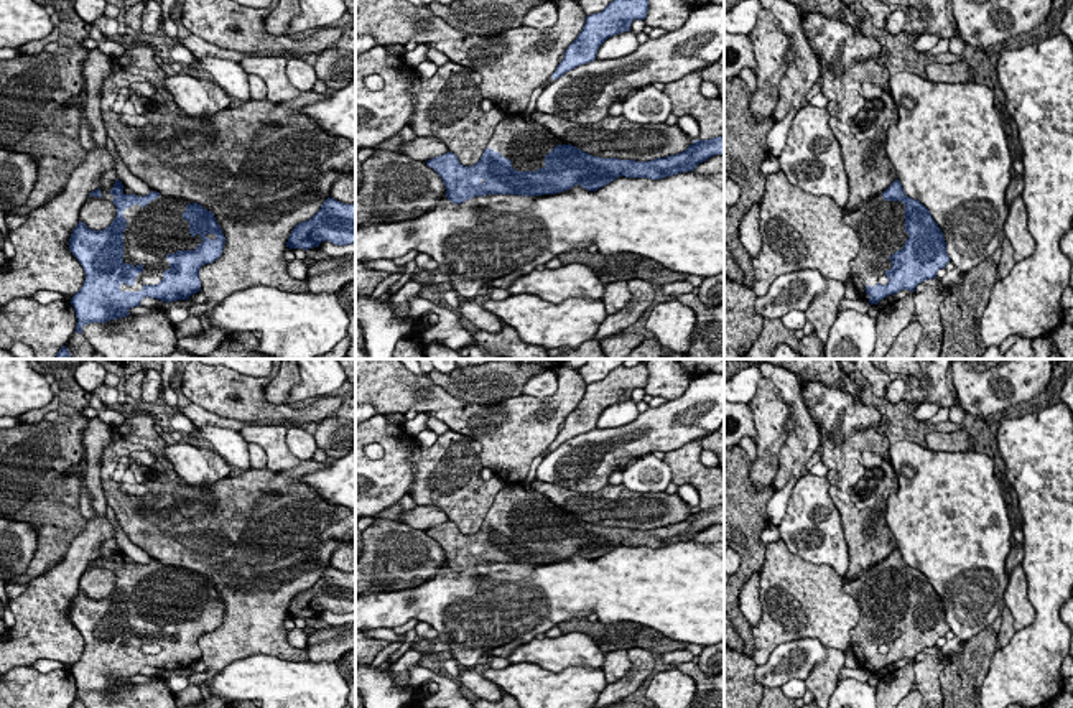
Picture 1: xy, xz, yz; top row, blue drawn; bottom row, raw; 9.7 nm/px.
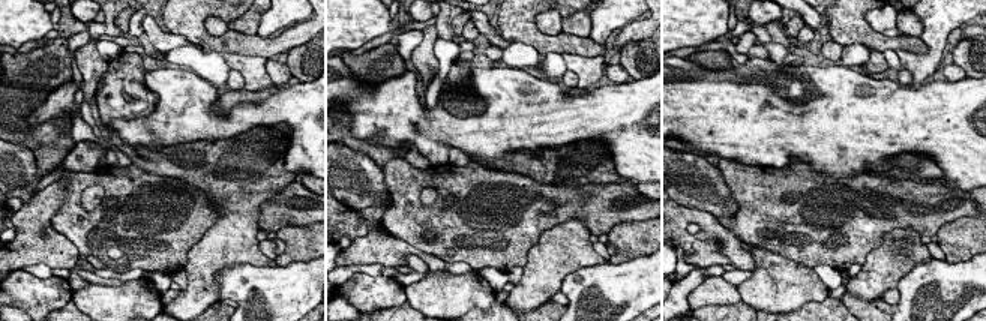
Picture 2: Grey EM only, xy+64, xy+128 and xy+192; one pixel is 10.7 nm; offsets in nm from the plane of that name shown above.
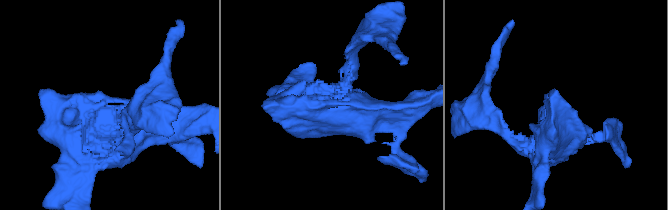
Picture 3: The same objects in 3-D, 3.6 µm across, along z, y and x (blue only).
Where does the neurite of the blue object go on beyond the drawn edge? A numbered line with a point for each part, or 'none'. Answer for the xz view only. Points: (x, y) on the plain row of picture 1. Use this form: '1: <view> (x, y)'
1: xz (525, 511)

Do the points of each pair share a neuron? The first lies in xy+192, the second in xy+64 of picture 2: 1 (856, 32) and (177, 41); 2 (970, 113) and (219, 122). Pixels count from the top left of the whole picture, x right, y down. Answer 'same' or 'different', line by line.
1: different
2: same

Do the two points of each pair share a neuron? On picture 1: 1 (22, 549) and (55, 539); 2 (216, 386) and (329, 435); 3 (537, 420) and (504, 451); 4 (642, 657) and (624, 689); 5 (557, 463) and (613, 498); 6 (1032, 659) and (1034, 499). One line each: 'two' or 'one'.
1: two
2: two
3: one
4: one
5: two
6: one

